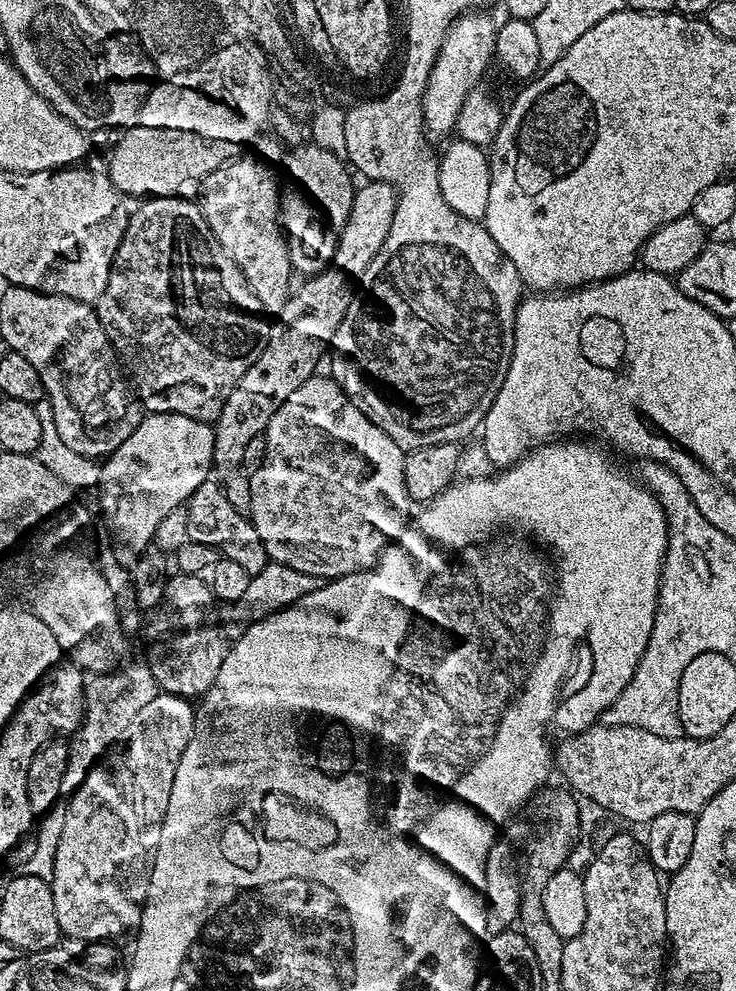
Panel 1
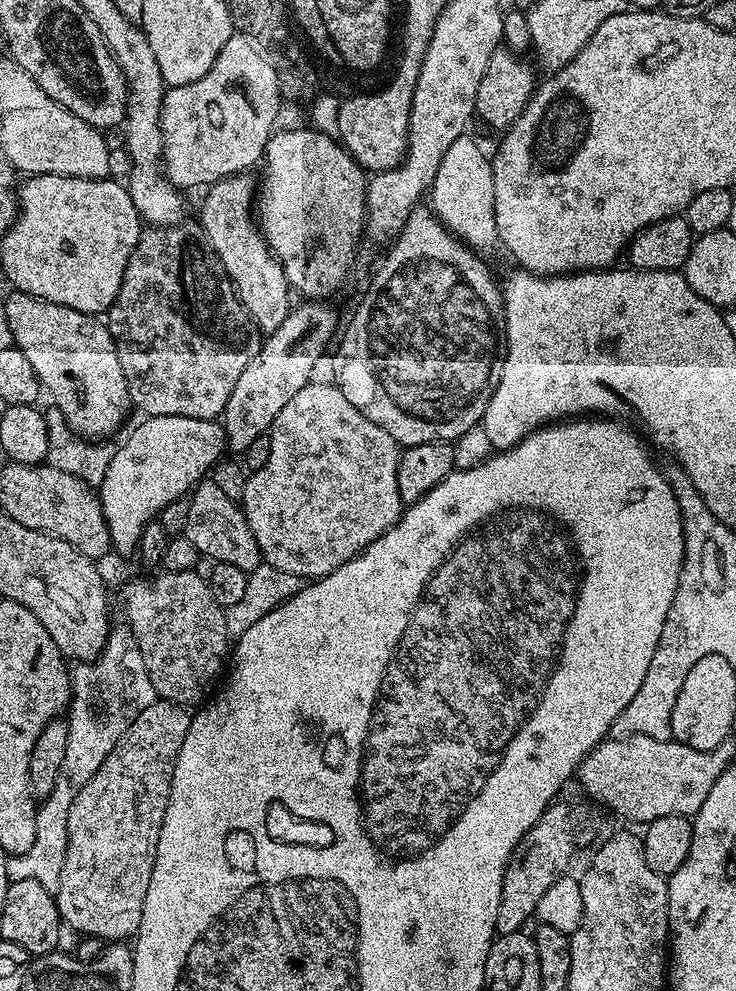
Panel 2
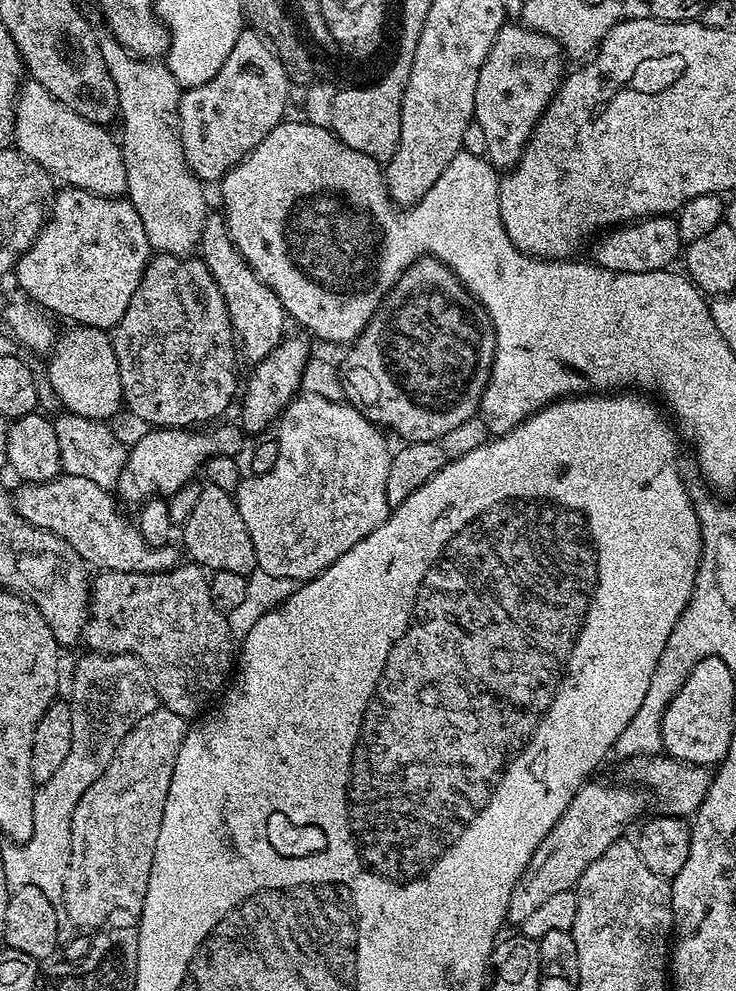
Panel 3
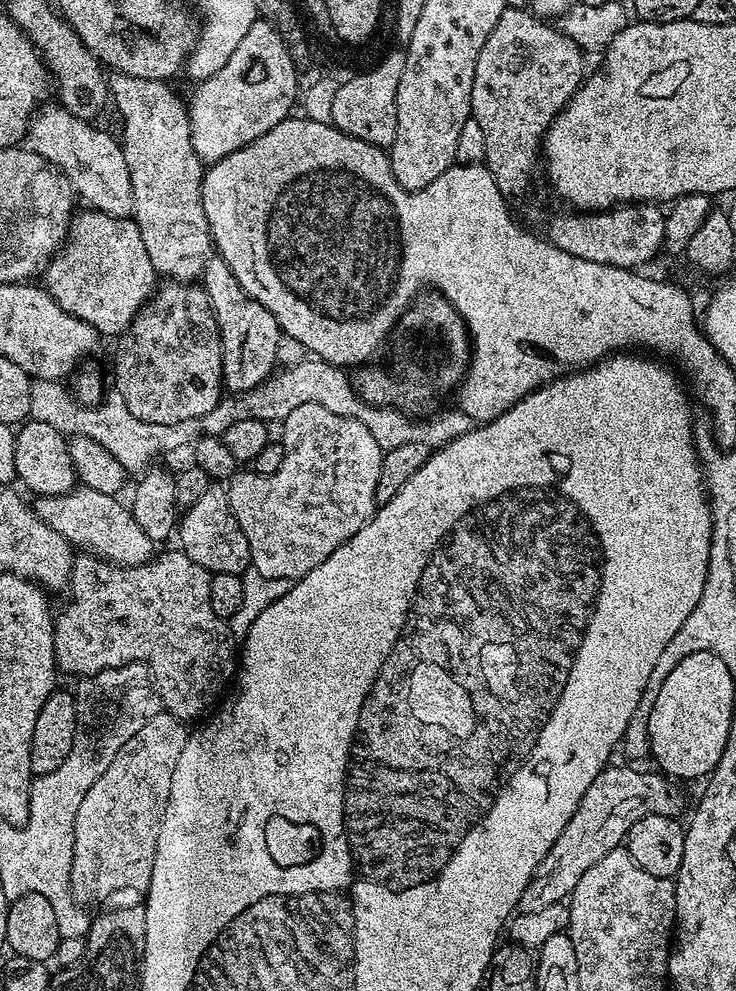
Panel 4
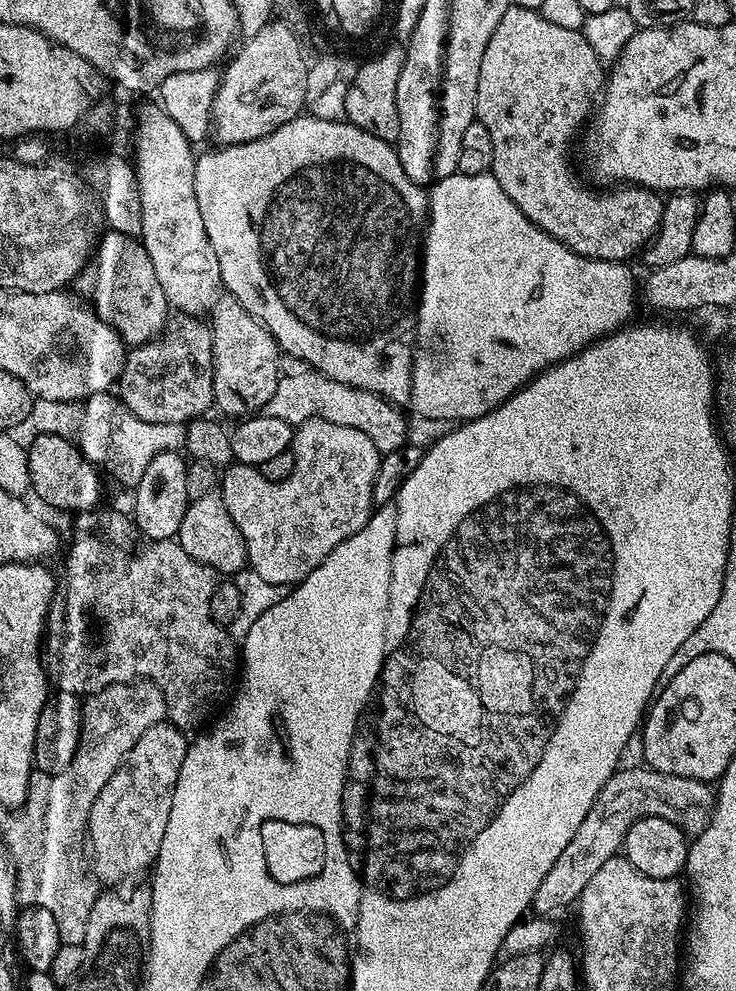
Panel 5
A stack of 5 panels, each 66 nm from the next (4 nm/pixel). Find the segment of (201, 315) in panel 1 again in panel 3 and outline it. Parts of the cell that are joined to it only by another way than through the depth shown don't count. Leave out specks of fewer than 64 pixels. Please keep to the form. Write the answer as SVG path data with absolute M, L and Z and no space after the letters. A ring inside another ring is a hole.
M167 254L153 255L144 268L138 290L134 290L126 312L110 332L127 411L142 418L142 422L153 429L191 429L207 425L207 420L219 421L219 416L231 406L232 395L238 392L235 364L238 341L222 290L218 290L218 282L214 282L210 270L203 263L191 264L190 261Z

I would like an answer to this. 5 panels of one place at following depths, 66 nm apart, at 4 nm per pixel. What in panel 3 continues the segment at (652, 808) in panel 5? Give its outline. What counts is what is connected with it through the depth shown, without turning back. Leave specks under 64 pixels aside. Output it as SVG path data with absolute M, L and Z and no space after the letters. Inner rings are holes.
M585 781L558 822L535 848L526 870L511 892L510 905L507 906L509 925L522 926L532 911L537 911L551 896L571 891L587 866L600 858L614 841L621 839L626 826L641 814L644 798L637 787L594 781Z

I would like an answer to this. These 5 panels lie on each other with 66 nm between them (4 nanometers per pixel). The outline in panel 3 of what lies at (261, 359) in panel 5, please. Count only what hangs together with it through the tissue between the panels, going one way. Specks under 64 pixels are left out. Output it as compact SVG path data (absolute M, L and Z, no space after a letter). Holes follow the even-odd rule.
M209 214L204 217L204 229L200 235L198 252L201 252L204 267L210 270L214 282L218 282L218 290L222 290L222 298L228 307L232 329L236 332L238 352L249 360L249 365L256 365L270 350L274 350L286 335L284 320L286 313L278 294L272 287L260 279L256 272L242 258L232 239L228 236L228 226L220 214Z

